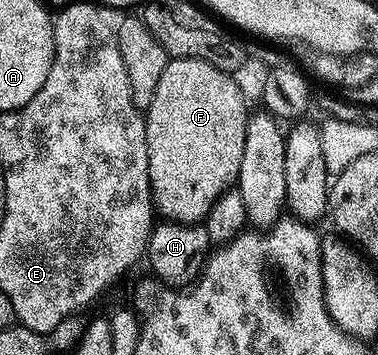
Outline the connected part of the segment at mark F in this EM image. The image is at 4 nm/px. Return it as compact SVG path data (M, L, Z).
M171 58L157 92L153 92L153 104L145 112L145 140L149 156L149 180L151 200L156 211L172 222L202 223L209 208L226 190L236 185L241 168L241 151L245 146L245 128L249 117L247 102L225 70L213 68L205 60L196 58Z

